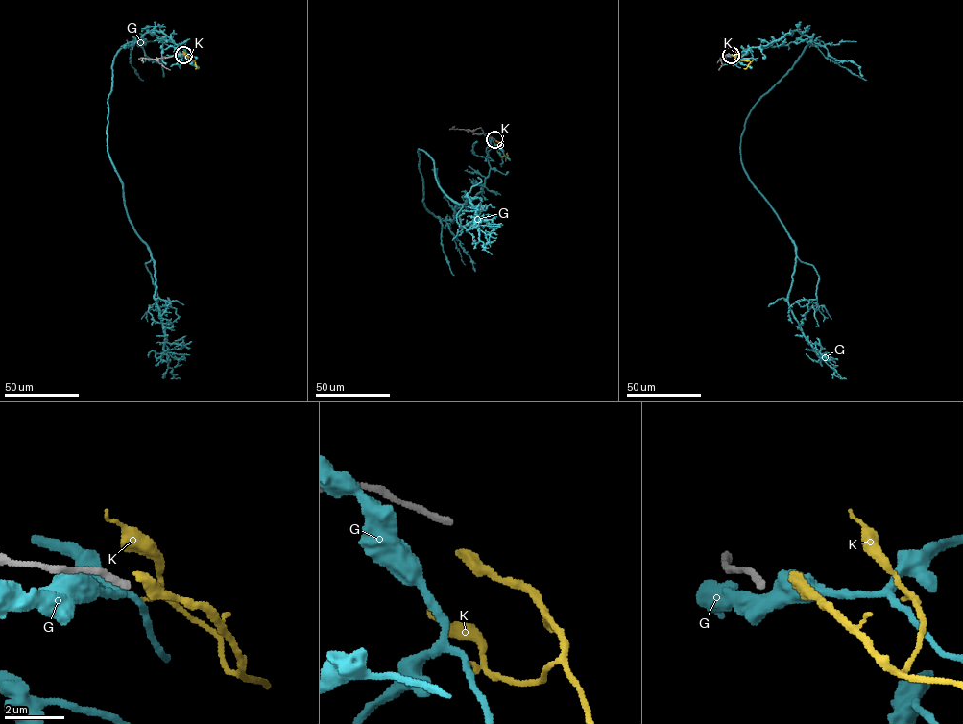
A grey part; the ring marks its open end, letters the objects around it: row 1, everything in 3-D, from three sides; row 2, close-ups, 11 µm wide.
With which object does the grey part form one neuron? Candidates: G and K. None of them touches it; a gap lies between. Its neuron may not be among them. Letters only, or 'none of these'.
none of these

